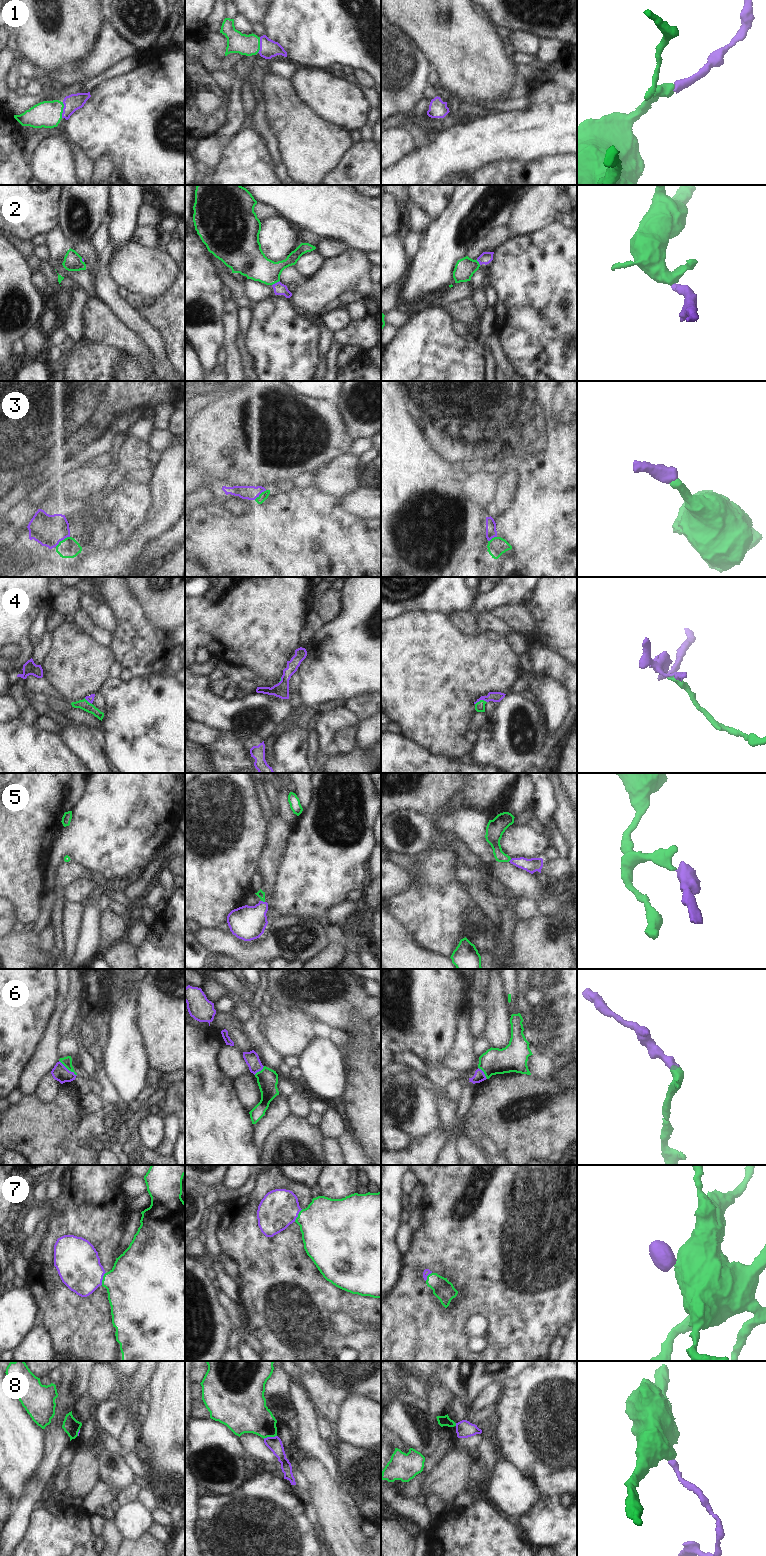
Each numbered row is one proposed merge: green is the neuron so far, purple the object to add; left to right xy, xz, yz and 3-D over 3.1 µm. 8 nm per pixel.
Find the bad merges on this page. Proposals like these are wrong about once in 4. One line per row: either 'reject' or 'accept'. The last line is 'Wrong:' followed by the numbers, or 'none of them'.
1: accept
2: accept
3: accept
4: reject
5: accept
6: reject
7: accept
8: reject
Wrong: 4, 6, 8

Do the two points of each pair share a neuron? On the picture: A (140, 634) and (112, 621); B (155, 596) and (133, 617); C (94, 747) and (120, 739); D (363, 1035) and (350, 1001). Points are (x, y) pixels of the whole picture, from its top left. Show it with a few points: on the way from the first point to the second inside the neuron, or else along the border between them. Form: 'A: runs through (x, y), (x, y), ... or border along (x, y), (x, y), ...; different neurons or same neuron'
A: border along (106, 604), (118, 621), (111, 634); different neurons
B: border along (128, 589), (139, 605), (143, 615), (156, 627); different neurons
C: border along (101, 731), (103, 753), (109, 762); different neurons
D: border along (368, 1019), (353, 1014), (352, 1022), (344, 1030); different neurons

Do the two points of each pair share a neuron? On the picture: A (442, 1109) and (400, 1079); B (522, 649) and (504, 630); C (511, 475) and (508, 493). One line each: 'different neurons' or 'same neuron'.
A: different neurons
B: different neurons
C: same neuron

